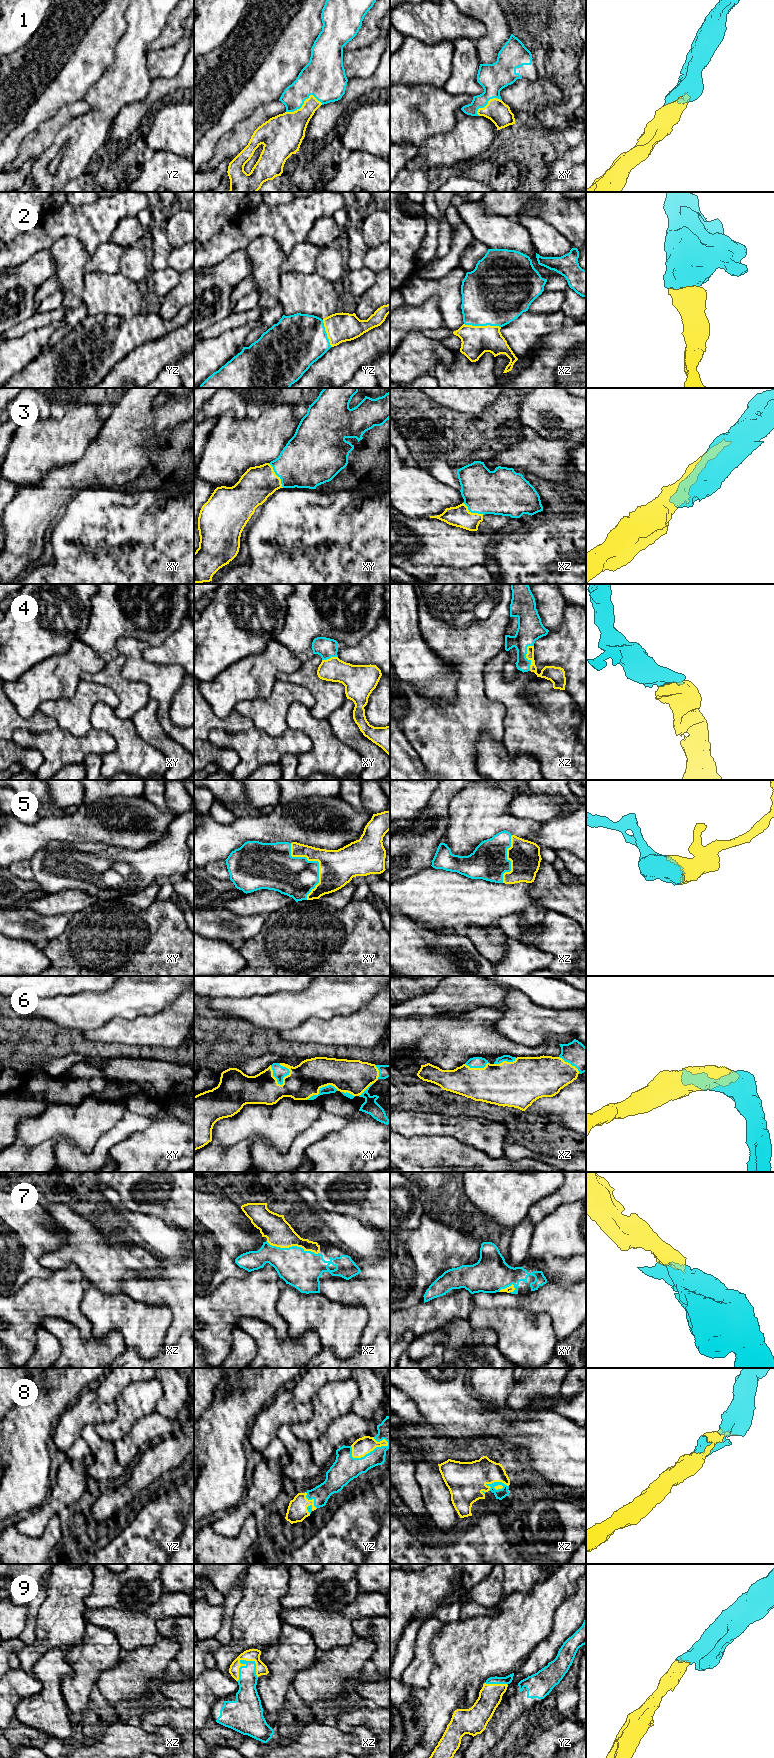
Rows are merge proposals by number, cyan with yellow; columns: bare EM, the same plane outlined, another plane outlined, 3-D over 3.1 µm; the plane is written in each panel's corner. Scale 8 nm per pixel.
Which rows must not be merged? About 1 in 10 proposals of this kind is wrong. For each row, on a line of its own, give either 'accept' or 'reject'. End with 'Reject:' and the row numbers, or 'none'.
1: accept
2: accept
3: accept
4: accept
5: accept
6: accept
7: accept
8: accept
9: accept
Reject: none

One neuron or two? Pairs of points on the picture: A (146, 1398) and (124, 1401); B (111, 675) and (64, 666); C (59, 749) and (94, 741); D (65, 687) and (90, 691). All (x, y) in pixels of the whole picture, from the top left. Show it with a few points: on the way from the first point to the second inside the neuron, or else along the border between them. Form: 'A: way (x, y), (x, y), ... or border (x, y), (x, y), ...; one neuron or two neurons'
A: way (141, 1398), (136, 1401), (129, 1401); one neuron
B: border (107, 662), (97, 672), (83, 672), (80, 679); two neurons
C: way (68, 749), (77, 749), (85, 746); one neuron
D: border (80, 679), (77, 691), (71, 697), (55, 700); two neurons

